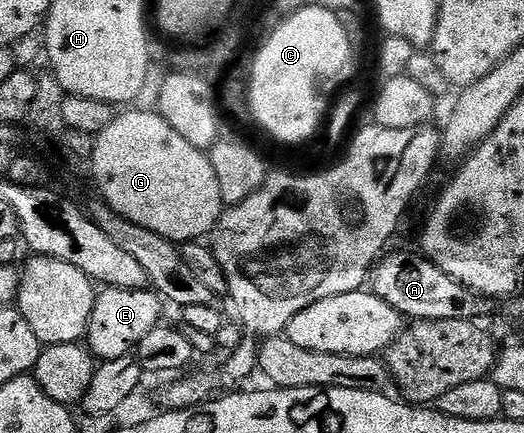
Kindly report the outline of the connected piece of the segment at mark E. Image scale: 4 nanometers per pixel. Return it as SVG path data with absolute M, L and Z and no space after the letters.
M103 287L95 296L93 313L89 317L89 325L85 336L85 346L96 360L106 361L125 357L132 354L138 348L139 342L144 339L145 333L153 333L155 327L160 326L165 303L160 296L156 295L154 290L130 291L129 289L117 289L116 287Z

